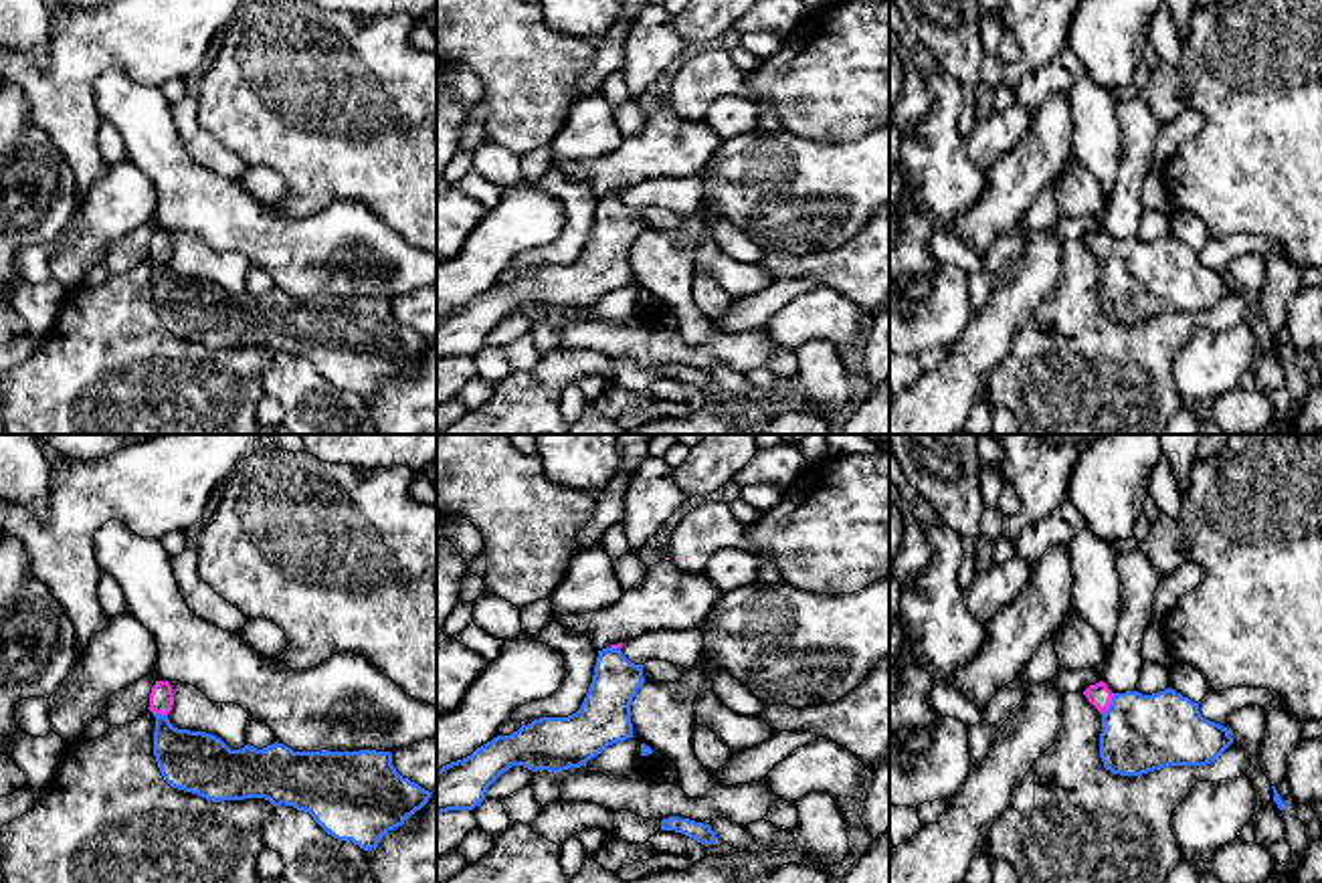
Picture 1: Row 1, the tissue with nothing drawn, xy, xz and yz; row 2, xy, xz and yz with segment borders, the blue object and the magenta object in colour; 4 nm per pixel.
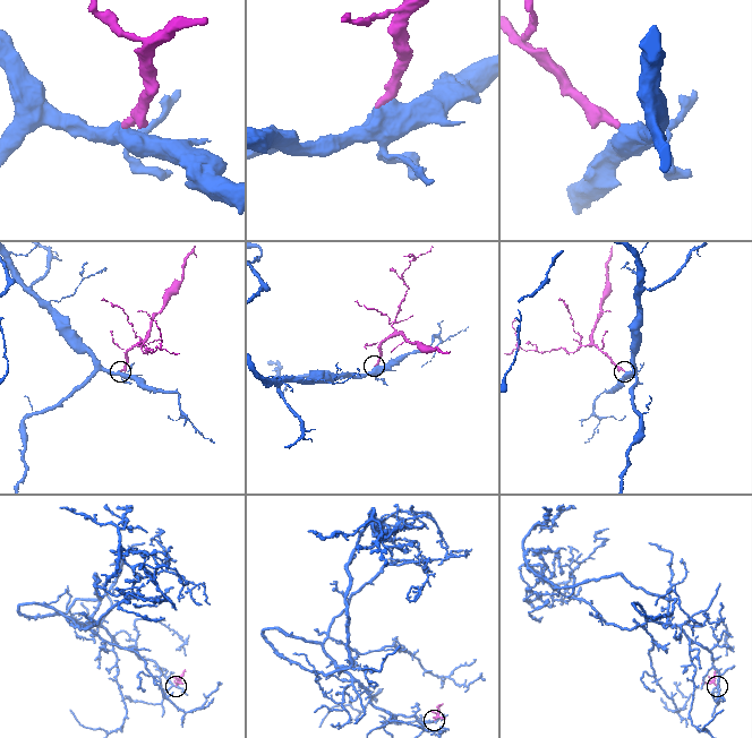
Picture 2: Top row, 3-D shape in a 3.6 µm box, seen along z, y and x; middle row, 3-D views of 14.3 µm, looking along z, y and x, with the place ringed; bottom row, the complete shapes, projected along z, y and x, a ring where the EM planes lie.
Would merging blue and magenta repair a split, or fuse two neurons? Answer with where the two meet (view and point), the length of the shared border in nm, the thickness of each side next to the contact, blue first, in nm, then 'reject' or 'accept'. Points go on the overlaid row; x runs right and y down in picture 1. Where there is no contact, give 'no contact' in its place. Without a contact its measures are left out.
meets blue in yz at (1112, 704); contact 100 nm long; 300 nm thick on the blue side, 90 nm on the other; accept

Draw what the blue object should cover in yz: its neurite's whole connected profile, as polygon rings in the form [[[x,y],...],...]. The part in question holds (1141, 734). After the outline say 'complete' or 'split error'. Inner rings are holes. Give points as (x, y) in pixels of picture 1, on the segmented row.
[[[1100,681],[1083,695],[1102,713],[1100,758],[1112,774],[1207,766],[1233,744],[1227,727],[1205,719],[1199,703],[1170,687],[1152,695],[1112,693]]]; split error

